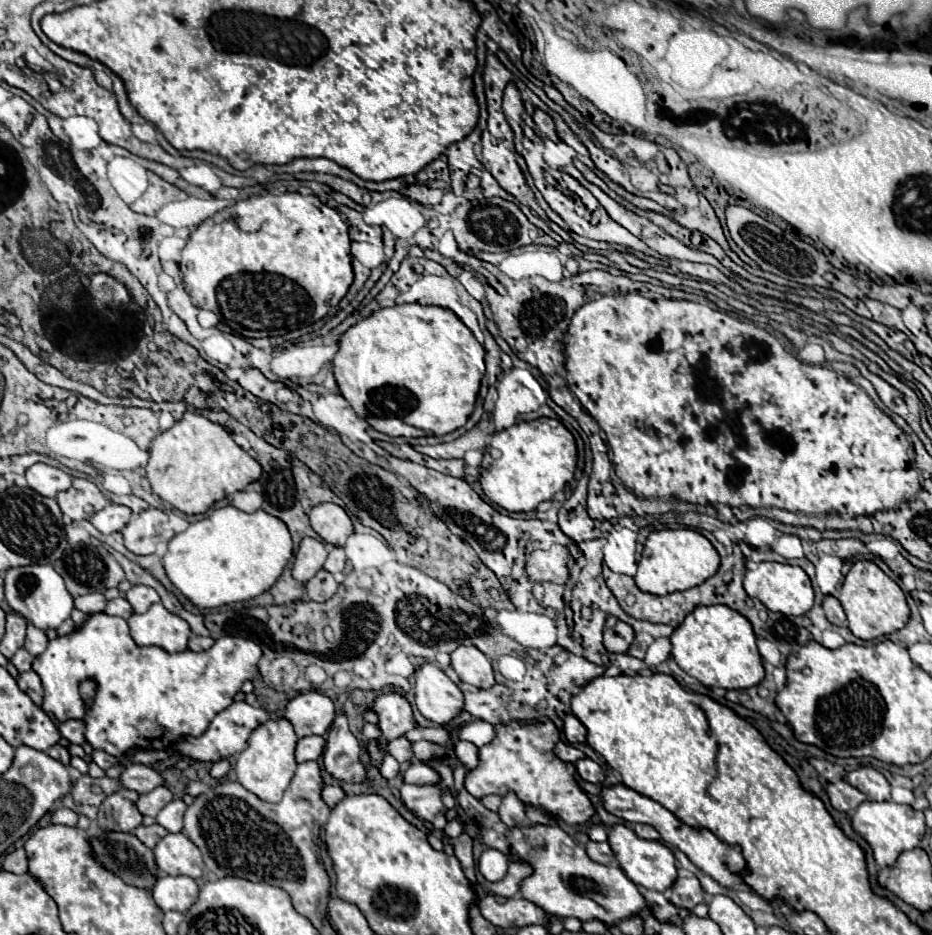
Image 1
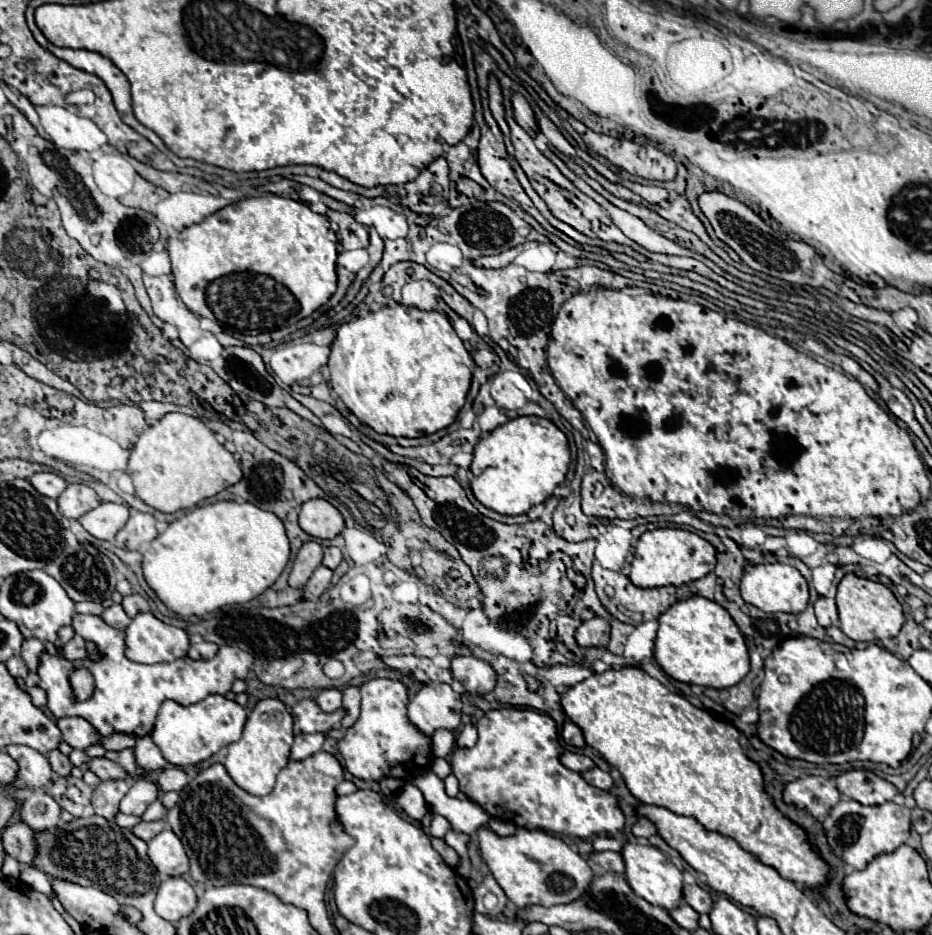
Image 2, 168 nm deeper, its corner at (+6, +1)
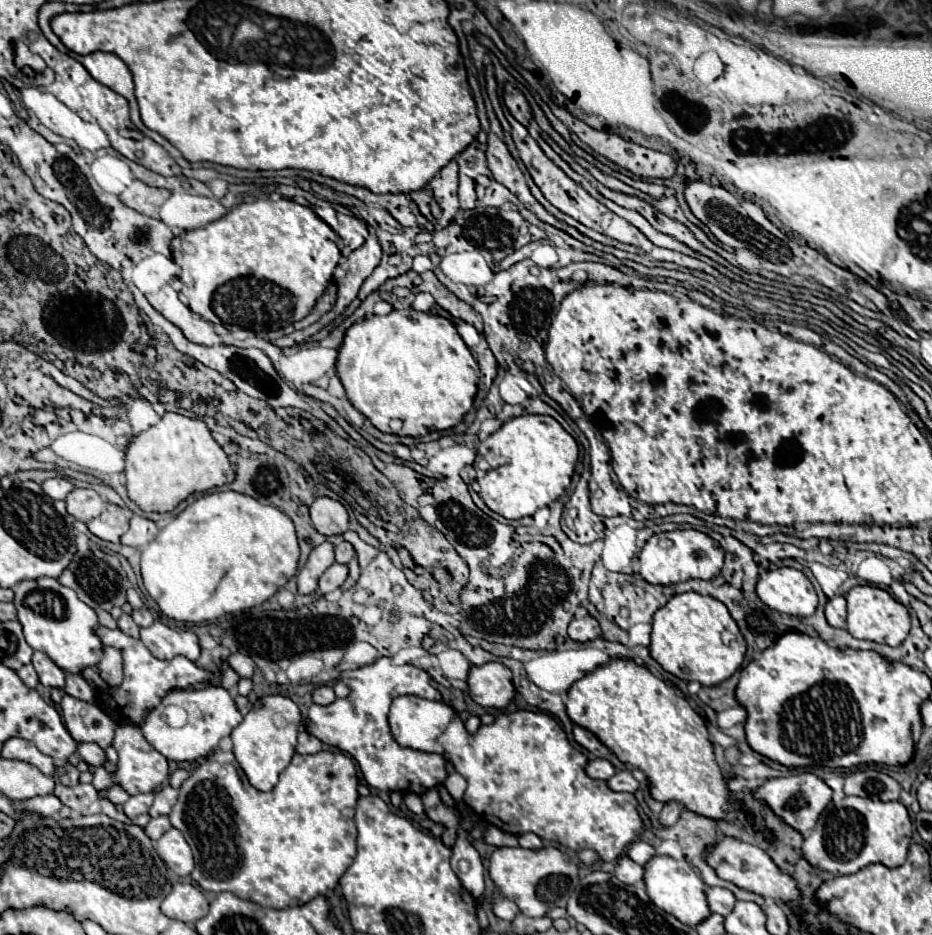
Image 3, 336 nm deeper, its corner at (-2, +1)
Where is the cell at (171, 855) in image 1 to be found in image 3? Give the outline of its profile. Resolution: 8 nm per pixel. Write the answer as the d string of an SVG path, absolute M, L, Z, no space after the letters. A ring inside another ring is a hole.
M177 828L167 830L155 842L155 850L175 874L179 874L179 876L189 876L191 874L191 870L193 870L193 854L191 854L191 848L185 842L183 834Z

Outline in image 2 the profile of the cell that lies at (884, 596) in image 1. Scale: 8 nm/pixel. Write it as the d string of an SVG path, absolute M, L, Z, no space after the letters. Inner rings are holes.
M845 574L839 588L837 588L837 608L839 608L839 620L841 620L841 630L861 642L875 642L875 640L887 640L899 634L905 618L903 618L903 608L893 596L893 592L883 586L881 582L871 582L867 578L855 576L855 574Z

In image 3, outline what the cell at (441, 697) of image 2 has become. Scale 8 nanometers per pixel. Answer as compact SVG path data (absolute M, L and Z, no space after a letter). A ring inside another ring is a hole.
M399 696L391 704L389 726L395 740L401 746L437 754L447 752L455 770L467 780L467 790L463 796L465 804L473 812L477 812L483 820L487 820L489 824L497 826L503 832L515 836L535 832L539 838L555 840L573 850L591 848L607 862L617 860L619 854L643 832L643 822L637 812L635 796L613 792L607 788L605 780L589 778L585 774L587 756L581 754L579 750L573 750L561 724L545 712L529 712L529 710L501 712L495 716L493 724L481 726L477 734L471 736L463 728L463 720L457 716L451 704L443 700L425 700L419 696Z

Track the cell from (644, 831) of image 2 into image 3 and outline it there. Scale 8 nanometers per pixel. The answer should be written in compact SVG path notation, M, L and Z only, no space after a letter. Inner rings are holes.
M669 802L669 804L665 804L665 808L659 814L659 824L661 826L673 826L677 822L679 814L681 814L681 804Z

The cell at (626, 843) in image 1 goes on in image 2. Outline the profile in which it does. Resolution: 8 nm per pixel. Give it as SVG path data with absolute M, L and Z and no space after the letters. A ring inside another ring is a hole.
M627 844L621 854L623 854L625 866L627 866L625 878L627 878L629 886L635 890L635 894L645 898L653 906L665 908L667 912L675 910L683 902L683 874L669 862L669 858L665 858L665 854L661 850L657 850L653 846Z

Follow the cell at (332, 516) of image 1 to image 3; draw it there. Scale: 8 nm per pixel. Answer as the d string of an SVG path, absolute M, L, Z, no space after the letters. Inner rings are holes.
M315 498L315 502L309 506L311 522L317 532L323 536L335 536L345 534L349 530L349 516L343 504L331 498Z

